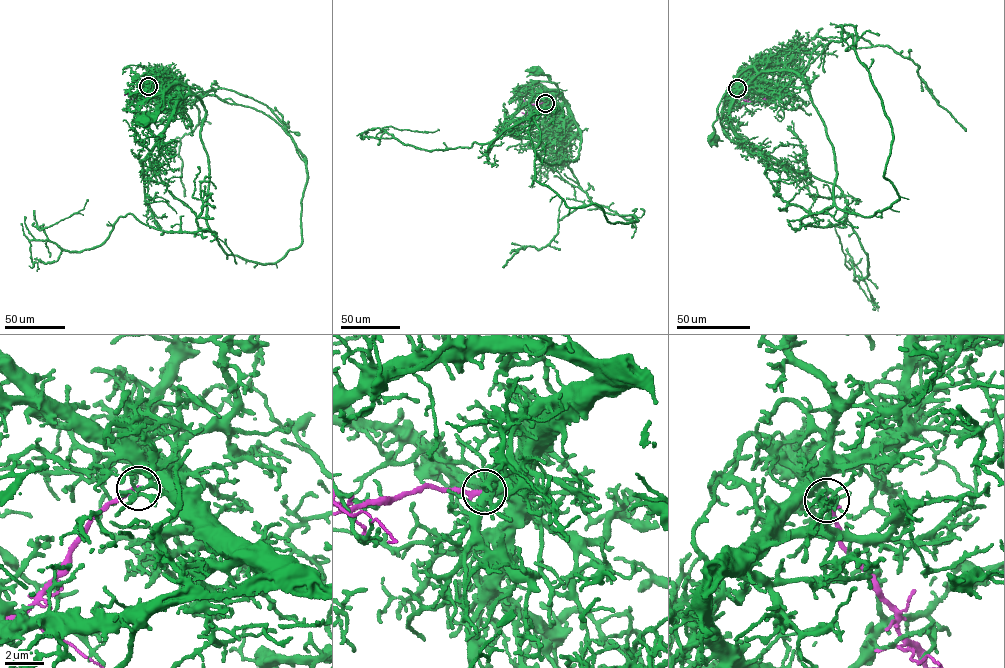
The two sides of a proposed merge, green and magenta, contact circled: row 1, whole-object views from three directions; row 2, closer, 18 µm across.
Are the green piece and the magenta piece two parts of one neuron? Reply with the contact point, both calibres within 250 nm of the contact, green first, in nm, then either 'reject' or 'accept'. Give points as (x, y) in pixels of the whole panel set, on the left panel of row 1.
place (148, 86); calibres 130 and 240 nm; reject

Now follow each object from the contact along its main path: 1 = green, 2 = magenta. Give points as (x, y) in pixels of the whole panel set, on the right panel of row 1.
1: (737, 88), (724, 95), (718, 106), (713, 137)
2: (737, 88), (747, 102), (760, 101), (769, 94)

